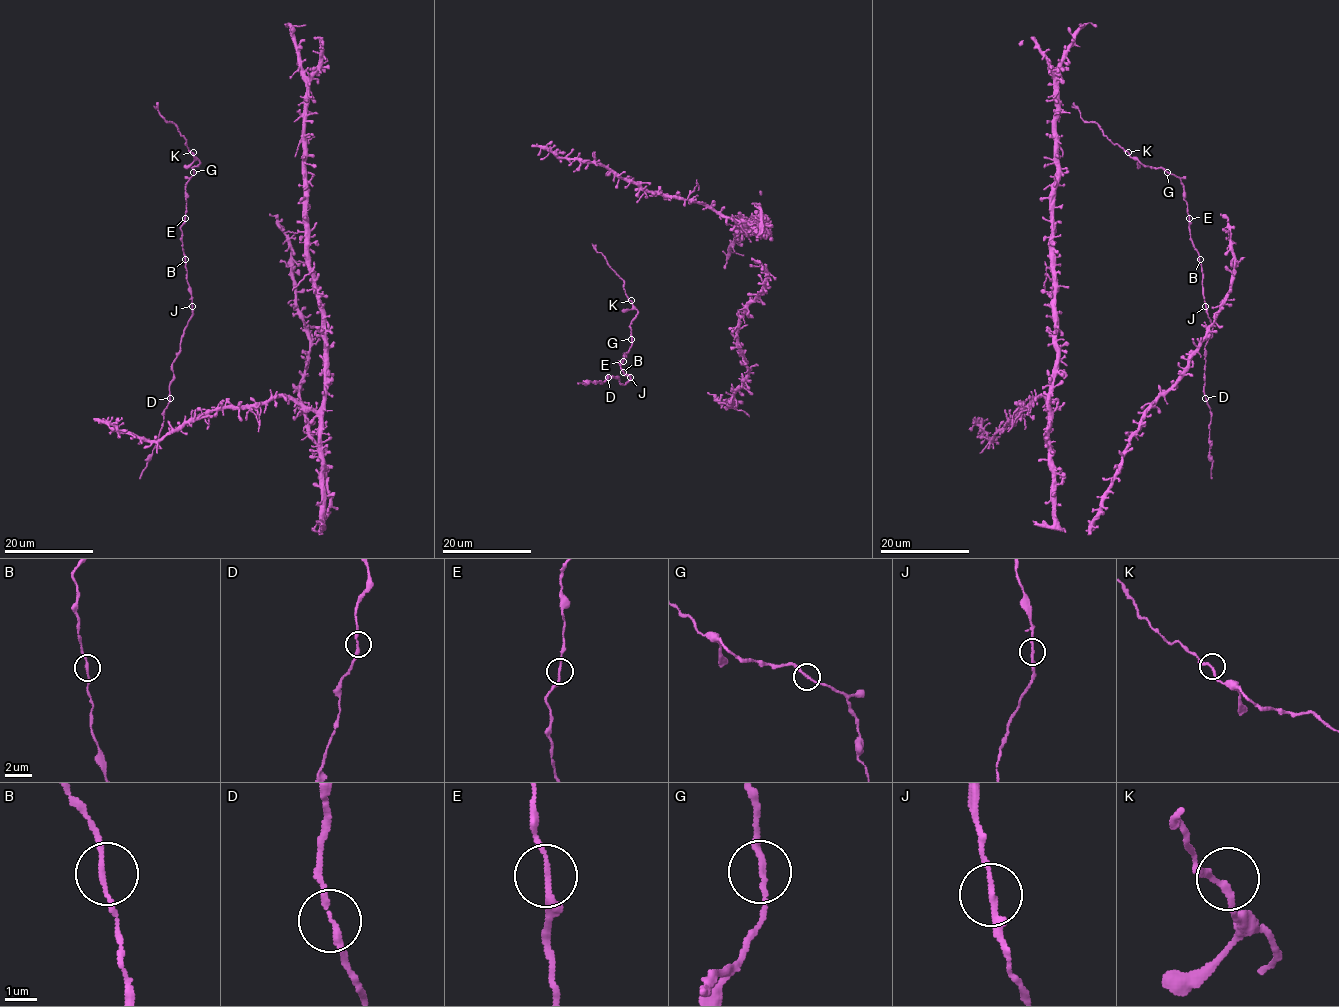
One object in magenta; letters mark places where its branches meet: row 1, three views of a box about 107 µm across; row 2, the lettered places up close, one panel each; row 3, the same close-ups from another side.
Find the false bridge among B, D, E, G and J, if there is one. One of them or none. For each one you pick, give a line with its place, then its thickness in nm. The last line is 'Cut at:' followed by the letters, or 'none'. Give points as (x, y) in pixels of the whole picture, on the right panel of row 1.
Cut at: none

